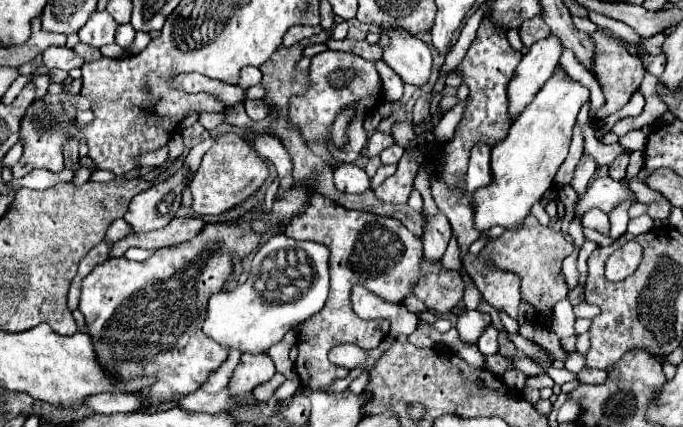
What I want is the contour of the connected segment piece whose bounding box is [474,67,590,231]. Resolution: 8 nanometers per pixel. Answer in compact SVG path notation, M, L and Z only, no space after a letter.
M560 67L552 79L538 91L534 101L518 115L514 125L508 131L504 143L492 147L492 173L494 183L482 187L474 193L474 223L476 229L488 231L494 225L514 229L528 215L532 203L536 203L544 191L552 185L556 171L568 157L572 129L578 119L582 105L590 101L590 91L574 81L564 67Z

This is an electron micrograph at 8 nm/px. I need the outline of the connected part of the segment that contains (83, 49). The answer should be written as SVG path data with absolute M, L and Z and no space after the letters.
M78 43L78 45L74 47L74 53L78 53L80 57L84 57L86 61L96 61L96 59L102 57L100 49L96 49L96 47L86 47L86 43Z

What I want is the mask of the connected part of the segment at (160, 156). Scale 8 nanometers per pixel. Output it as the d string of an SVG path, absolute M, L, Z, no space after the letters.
M160 147L158 151L148 151L142 159L138 159L138 167L144 167L144 165L150 165L150 167L160 167L168 157L168 149L166 147Z

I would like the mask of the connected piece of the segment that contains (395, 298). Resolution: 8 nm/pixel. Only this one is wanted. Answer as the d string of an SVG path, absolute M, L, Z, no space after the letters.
M312 195L310 205L304 215L296 217L288 227L286 235L304 241L318 241L330 249L330 297L324 309L312 315L298 327L298 359L296 371L302 385L308 389L324 389L336 377L342 379L350 371L336 367L328 361L328 351L336 343L356 343L362 349L378 347L388 335L388 321L364 321L350 307L350 289L354 285L364 285L374 295L388 303L404 303L408 295L414 295L416 283L424 277L422 273L422 241L410 233L402 221L386 215L376 215L368 211L352 211L336 205L324 195Z

